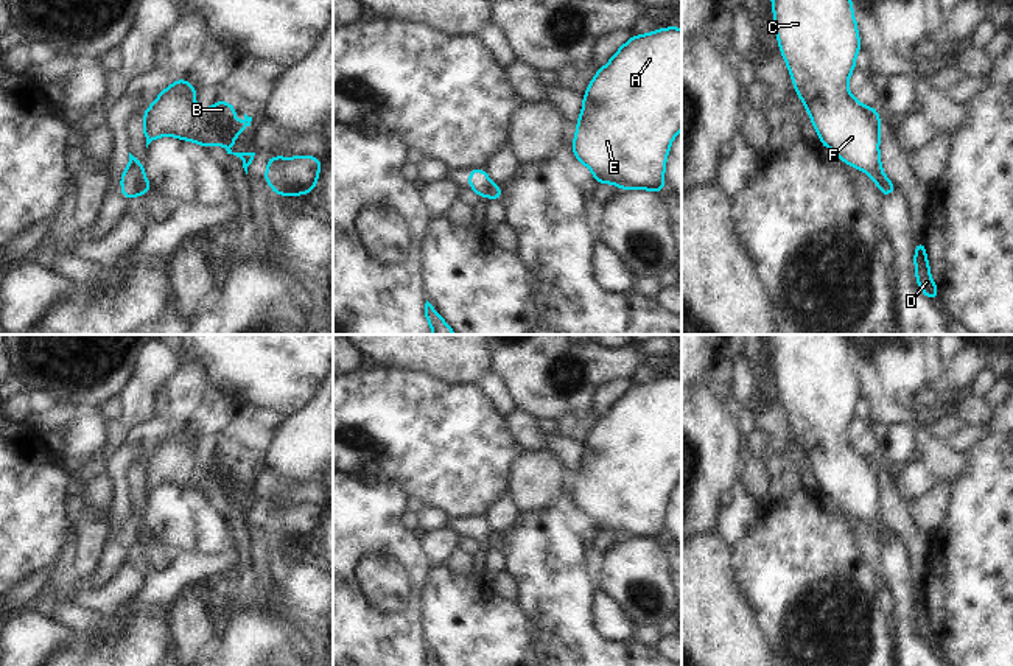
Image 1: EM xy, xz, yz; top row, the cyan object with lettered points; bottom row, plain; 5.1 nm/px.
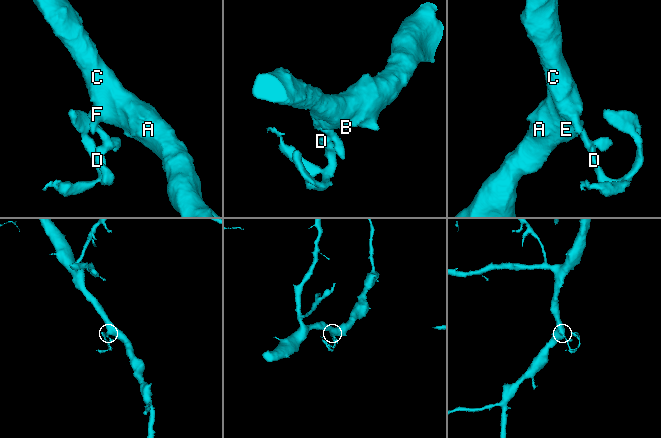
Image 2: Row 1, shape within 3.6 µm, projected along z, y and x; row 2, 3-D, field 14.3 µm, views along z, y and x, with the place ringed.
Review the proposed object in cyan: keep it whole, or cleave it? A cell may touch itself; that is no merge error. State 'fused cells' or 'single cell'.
fused cells

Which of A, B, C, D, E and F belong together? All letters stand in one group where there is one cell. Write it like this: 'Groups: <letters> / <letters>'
Groups: A B C E F / D

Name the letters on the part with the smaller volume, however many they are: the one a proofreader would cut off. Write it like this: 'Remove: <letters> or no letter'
Remove: D

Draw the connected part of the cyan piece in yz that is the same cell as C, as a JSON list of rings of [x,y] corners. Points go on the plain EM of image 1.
[[[769,335],[769,342],[781,405],[820,484],[820,493],[831,496],[843,512],[865,520],[879,534],[884,524],[879,459],[861,453],[848,440],[848,426],[857,417],[854,406],[861,400],[861,386],[845,335]]]

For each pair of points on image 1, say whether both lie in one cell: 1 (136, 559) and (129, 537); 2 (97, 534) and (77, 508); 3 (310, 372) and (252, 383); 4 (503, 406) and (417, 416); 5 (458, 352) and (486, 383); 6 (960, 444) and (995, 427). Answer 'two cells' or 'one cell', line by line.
1: two cells
2: two cells
3: one cell
4: two cells
5: two cells
6: one cell

